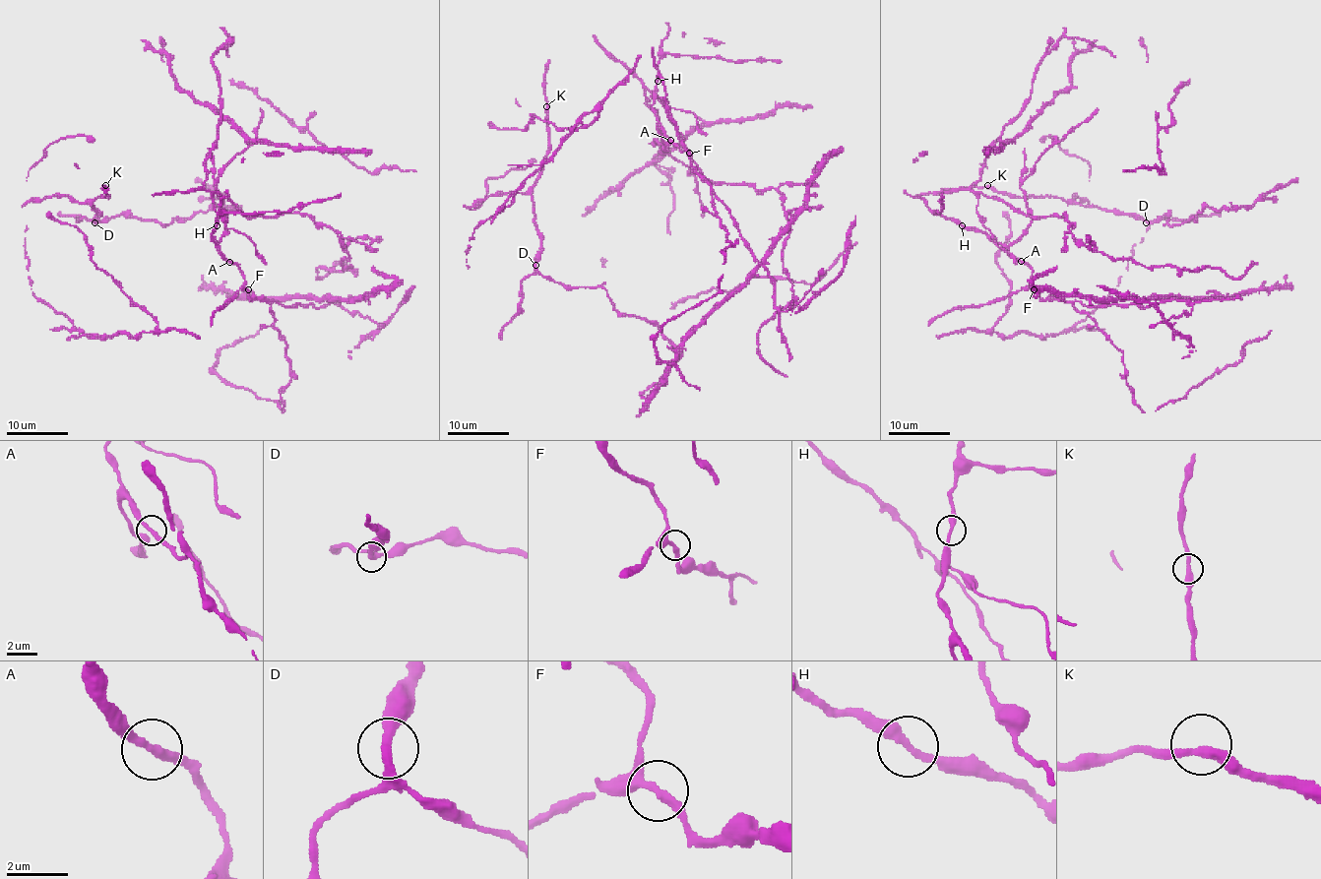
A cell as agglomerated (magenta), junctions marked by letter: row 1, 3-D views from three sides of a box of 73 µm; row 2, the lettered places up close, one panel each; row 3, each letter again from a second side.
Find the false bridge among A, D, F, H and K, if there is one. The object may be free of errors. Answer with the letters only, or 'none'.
none

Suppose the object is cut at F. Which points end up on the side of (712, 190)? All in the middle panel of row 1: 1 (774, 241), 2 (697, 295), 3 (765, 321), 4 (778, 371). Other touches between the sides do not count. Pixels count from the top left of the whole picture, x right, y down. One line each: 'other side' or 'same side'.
1: other side
2: other side
3: other side
4: other side

